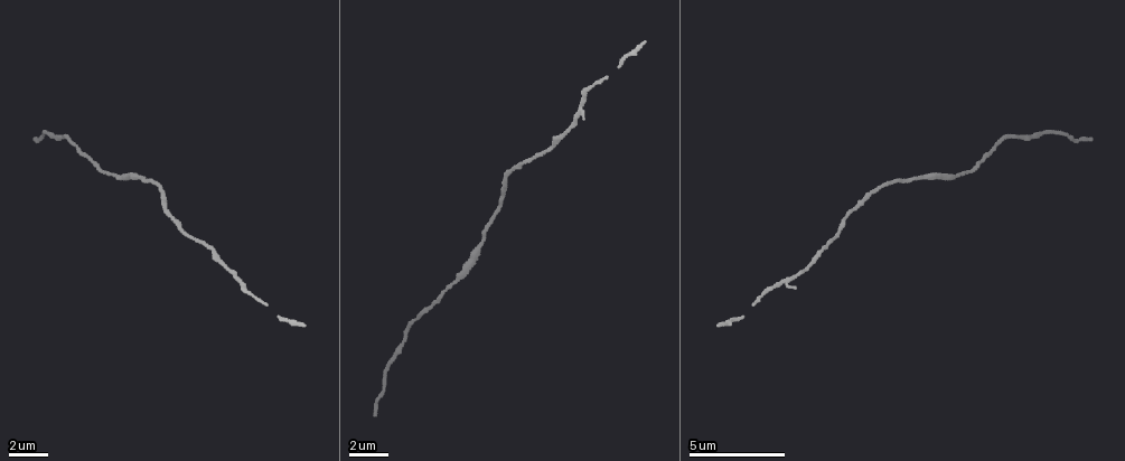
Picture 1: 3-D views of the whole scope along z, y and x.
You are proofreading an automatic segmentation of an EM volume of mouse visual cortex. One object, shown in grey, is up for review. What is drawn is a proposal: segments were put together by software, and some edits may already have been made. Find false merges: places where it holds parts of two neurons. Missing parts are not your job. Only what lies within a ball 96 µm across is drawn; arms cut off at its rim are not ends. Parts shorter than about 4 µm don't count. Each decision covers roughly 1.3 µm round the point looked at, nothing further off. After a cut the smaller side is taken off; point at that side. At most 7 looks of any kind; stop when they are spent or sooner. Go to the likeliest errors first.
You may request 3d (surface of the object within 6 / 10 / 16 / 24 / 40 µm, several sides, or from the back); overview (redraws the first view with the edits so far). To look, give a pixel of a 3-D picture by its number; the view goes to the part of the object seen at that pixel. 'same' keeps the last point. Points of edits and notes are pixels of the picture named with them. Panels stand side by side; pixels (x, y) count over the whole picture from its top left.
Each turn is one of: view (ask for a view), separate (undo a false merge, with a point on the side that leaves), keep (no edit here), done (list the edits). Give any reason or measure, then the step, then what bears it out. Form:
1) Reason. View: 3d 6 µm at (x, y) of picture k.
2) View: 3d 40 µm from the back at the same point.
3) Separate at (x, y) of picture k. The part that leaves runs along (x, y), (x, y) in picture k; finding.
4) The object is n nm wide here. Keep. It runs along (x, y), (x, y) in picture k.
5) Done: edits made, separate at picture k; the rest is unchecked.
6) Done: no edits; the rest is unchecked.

Narrows sharply. View: 3d 6 µm at (228, 267) of picture 1.

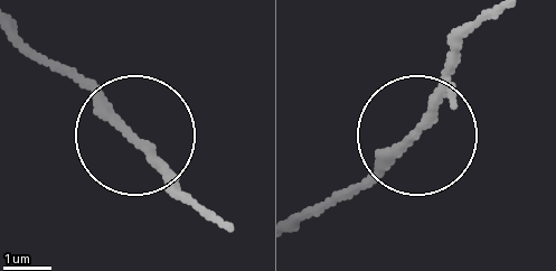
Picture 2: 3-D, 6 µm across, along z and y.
The object is 190 nm wide here. Keep. It runs along (300, 222), (408, 153), (449, 57), (477, 25) in picture 2; one neuron here.

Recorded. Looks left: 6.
Thick turns thin. View: 3d 10 µm at (122, 179) of picture 1.

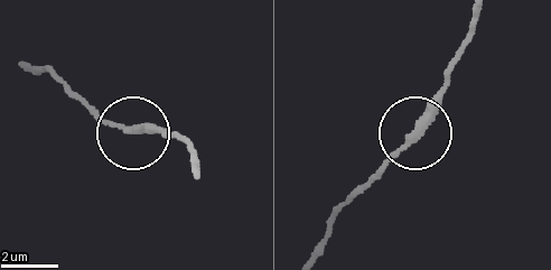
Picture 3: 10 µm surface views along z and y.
Keep. It runs along (468, 34), (432, 119), (355, 195) in picture 3; one neuron here.

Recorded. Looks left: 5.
Done: no edits; the rest is unchecked.

